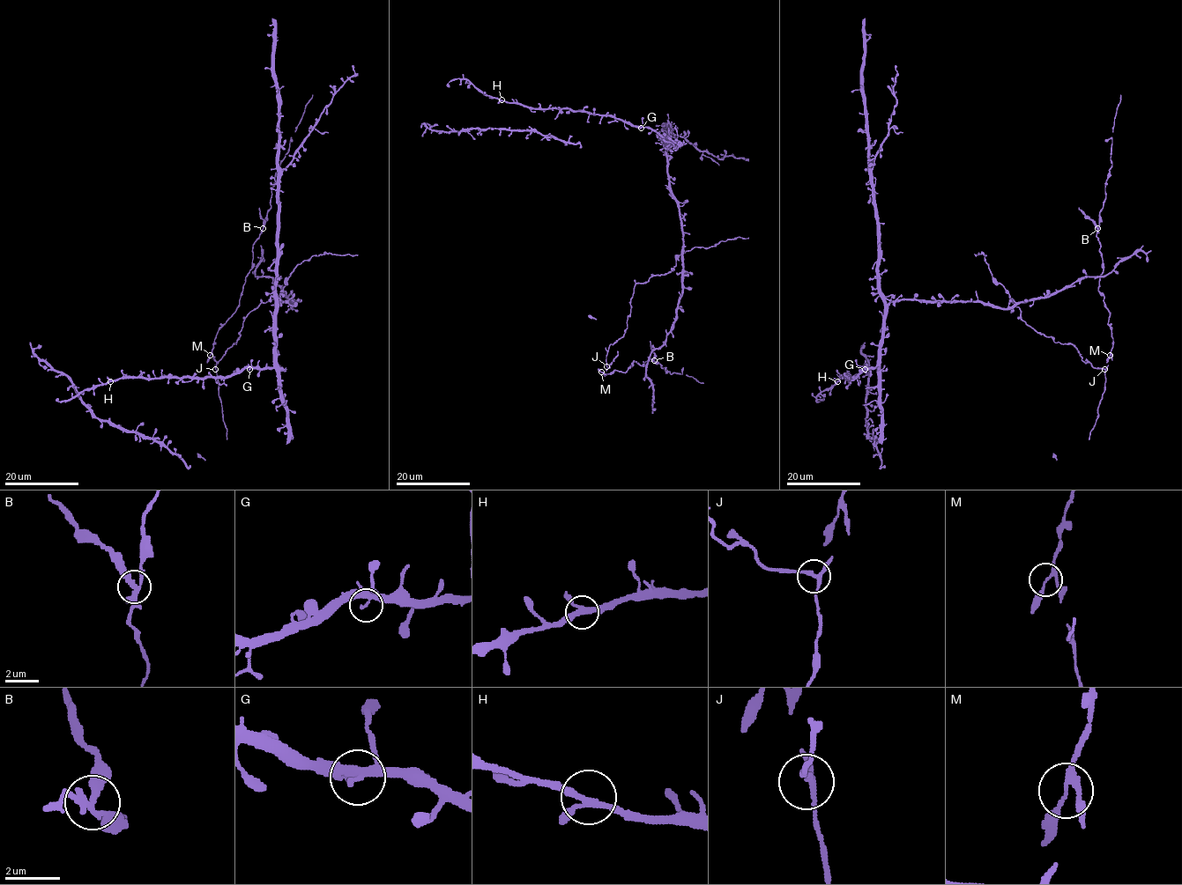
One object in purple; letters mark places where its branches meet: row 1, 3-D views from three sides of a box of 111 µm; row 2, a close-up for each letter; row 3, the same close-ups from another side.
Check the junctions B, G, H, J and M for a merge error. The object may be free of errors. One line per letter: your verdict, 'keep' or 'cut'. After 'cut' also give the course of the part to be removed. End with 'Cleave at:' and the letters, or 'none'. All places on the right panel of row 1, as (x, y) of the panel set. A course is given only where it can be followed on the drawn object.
B: cut; course (1097, 228), (1078, 208)
G: keep
H: keep
J: keep
M: keep
Cleave at: B

